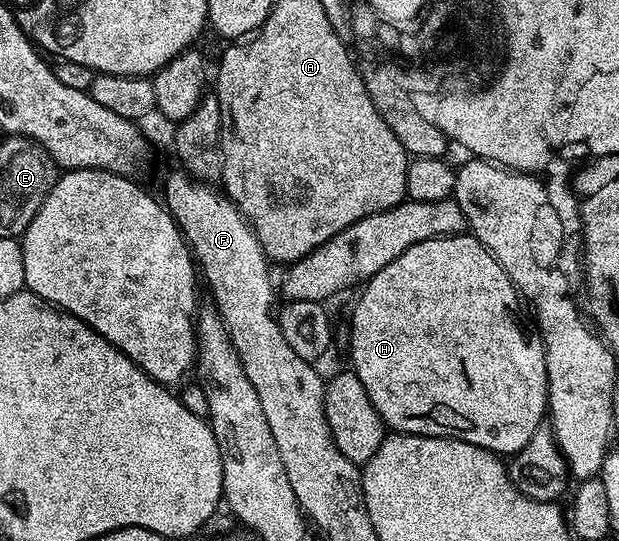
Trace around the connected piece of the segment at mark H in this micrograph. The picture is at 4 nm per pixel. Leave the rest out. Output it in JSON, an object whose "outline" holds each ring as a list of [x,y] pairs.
{"outline":[[[464,234],[417,242],[417,246],[409,246],[405,254],[393,258],[393,262],[385,266],[385,270],[381,270],[372,280],[366,281],[359,294],[359,301],[351,312],[350,367],[357,374],[357,378],[361,378],[361,386],[365,386],[365,394],[369,394],[369,402],[373,402],[377,414],[388,429],[408,436],[448,436],[473,442],[473,446],[481,446],[503,458],[520,452],[525,442],[533,438],[533,434],[548,415],[545,346],[521,303],[519,293],[515,291],[514,282],[505,274],[505,270],[480,240],[476,240],[470,234]]]}

